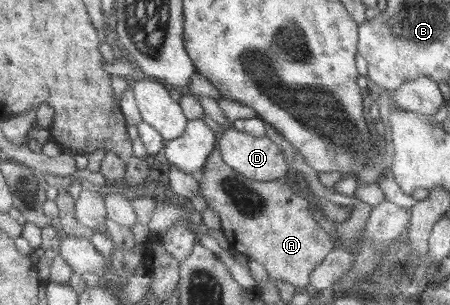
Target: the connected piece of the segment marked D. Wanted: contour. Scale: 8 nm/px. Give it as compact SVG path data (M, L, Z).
M230 127L221 133L218 149L223 164L227 164L228 168L248 180L258 182L282 180L288 171L282 150L266 136L254 137Z

